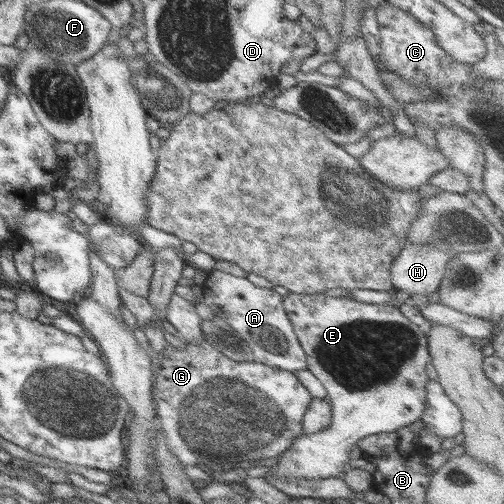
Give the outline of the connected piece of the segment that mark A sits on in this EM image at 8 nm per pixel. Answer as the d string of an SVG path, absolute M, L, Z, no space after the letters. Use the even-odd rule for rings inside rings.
M212 270L200 286L205 306L212 308L214 316L225 321L251 351L253 362L290 373L306 369L306 358L293 333L289 318L281 304L281 296L272 289L253 286L245 277L238 278Z

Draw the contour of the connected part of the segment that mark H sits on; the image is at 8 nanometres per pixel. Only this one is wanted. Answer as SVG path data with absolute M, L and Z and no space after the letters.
M405 241L399 249L399 253L393 260L391 268L389 268L389 277L393 292L401 290L409 295L417 294L419 296L429 297L435 293L443 274L445 274L445 266L447 262L453 258L453 253L443 253L439 249L439 244L422 244L417 246Z

